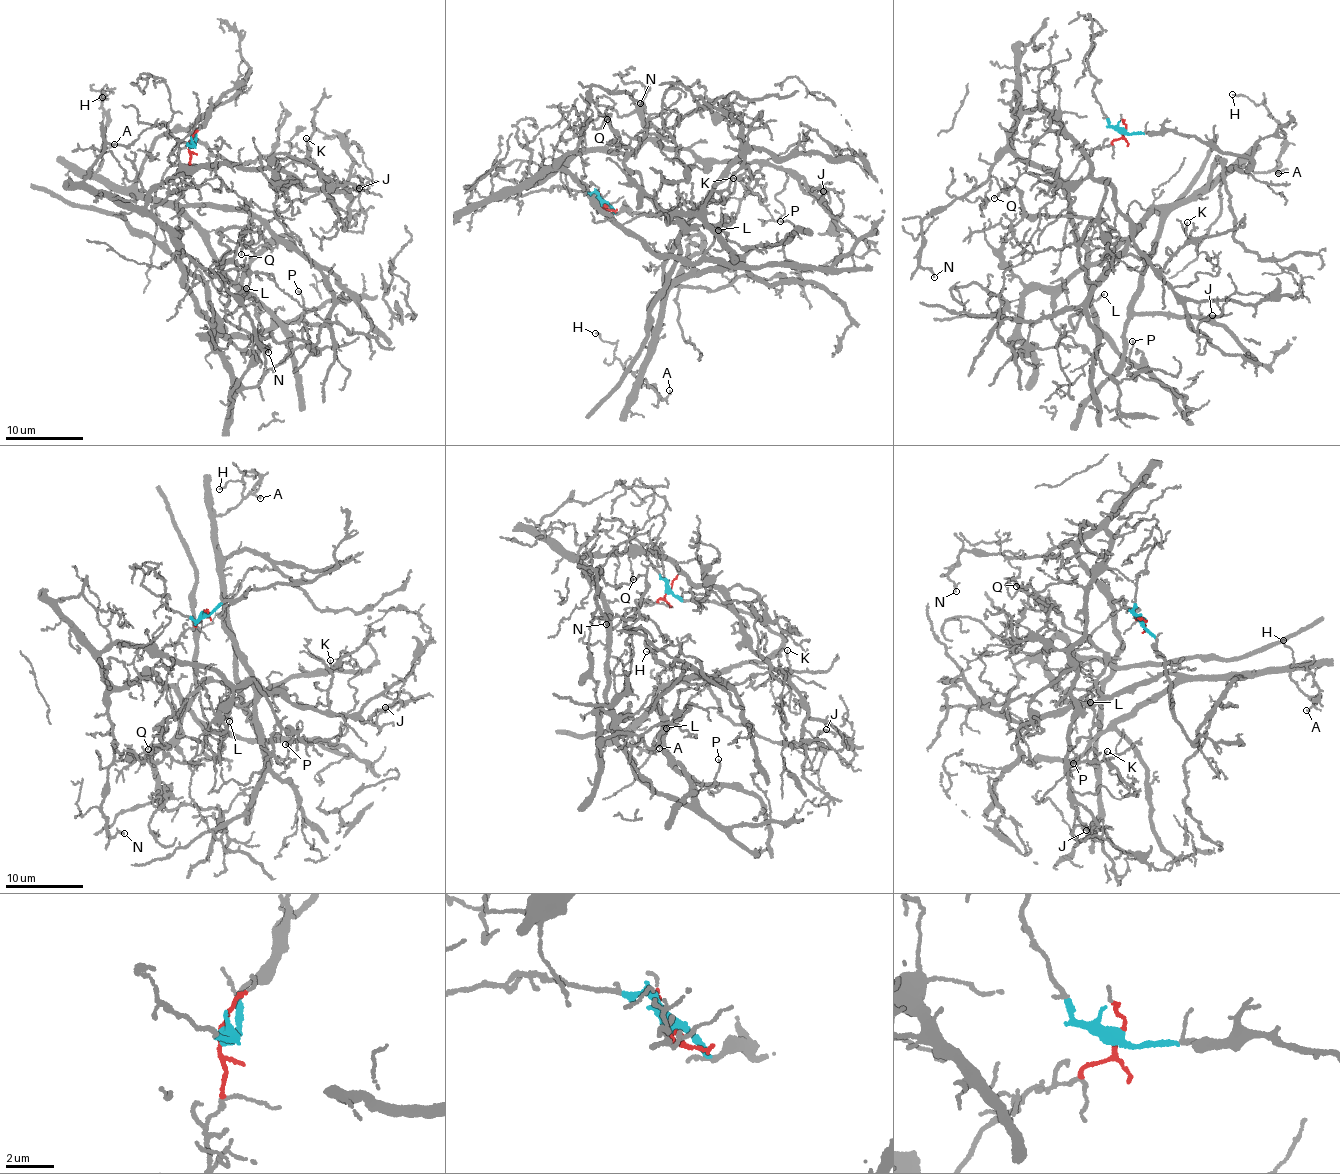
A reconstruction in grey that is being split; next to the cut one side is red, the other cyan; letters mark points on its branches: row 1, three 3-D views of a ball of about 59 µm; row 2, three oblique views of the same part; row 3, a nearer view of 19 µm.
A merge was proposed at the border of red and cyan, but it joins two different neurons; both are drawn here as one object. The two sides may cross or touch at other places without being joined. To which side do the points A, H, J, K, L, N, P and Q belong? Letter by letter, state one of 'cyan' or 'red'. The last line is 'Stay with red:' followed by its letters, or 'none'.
A: cyan
H: cyan
J: red
K: red
L: red
N: red
P: cyan
Q: cyan
Stay with red: J, K, L, N

